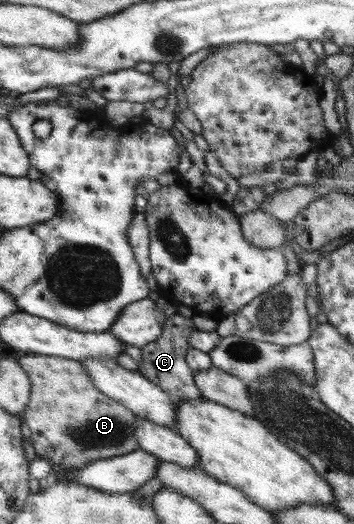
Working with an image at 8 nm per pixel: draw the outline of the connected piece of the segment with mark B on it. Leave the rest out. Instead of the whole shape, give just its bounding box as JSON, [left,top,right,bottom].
[18,354,141,476]

